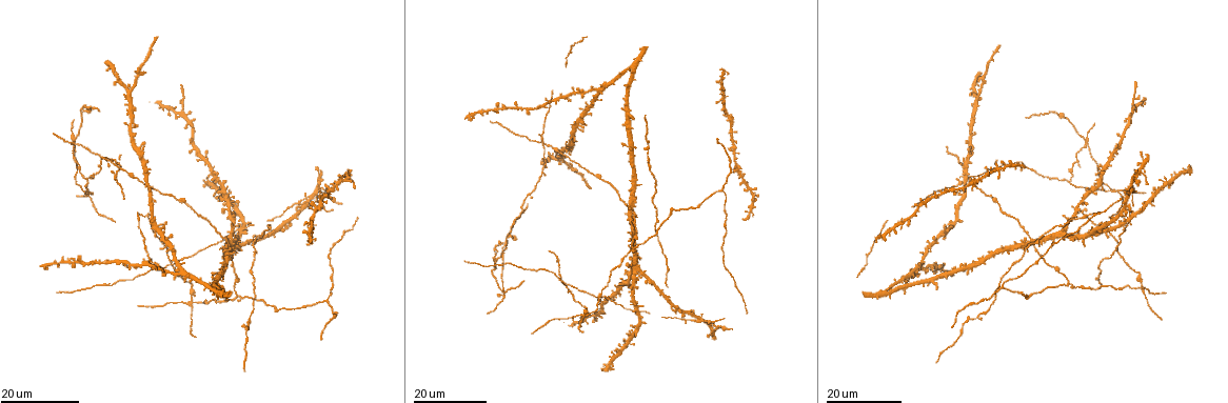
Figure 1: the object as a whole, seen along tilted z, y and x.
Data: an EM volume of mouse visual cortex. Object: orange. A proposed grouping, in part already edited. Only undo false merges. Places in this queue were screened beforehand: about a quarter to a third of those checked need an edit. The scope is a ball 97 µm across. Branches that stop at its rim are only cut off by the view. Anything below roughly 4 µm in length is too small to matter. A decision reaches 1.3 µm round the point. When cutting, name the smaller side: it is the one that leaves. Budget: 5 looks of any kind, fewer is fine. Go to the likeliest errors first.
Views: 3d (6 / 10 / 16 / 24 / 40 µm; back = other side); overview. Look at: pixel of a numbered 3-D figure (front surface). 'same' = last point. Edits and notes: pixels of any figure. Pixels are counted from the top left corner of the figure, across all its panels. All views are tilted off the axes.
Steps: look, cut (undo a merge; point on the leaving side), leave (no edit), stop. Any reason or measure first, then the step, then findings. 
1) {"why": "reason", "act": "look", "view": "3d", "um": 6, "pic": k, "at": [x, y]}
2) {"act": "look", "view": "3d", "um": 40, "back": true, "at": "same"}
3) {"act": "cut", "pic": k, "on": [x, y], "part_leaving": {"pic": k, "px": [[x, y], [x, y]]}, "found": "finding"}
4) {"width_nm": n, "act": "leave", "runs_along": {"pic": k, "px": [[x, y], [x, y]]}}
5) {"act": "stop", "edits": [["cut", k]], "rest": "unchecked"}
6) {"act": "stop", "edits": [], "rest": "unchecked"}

{"why": "small branch off a trunk", "act": "look", "view": "3d", "um": 16, "pic": 1, "at": [118, 168]}

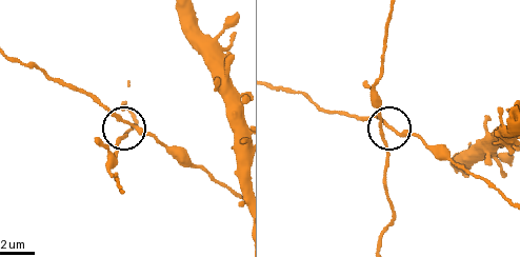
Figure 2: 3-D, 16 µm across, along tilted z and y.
{"act": "look", "view": "3d", "um": 6, "pic": 2, "at": [389, 125]}

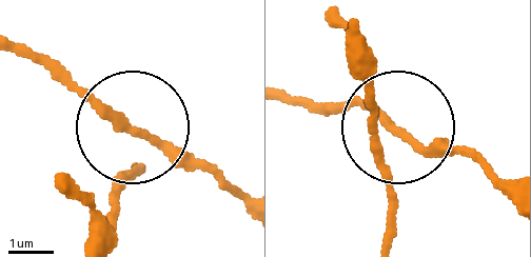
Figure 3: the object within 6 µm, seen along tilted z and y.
{"side_arm_um": 22, "arms": 4, "act": "leave", "found": "continuous, no second neuron"}

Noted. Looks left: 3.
{"why": "looks like a crossing", "act": "look", "view": "3d", "um": 24, "pic": 1, "at": [1068, 281]}

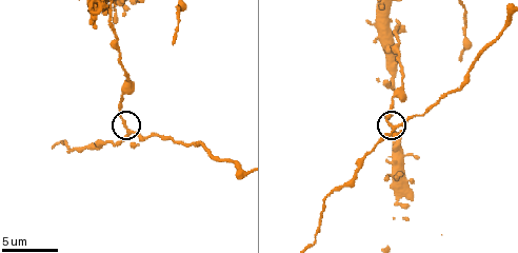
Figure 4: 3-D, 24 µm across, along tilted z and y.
{"act": "look", "view": "3d", "um": 10, "pic": 4, "at": [131, 132]}

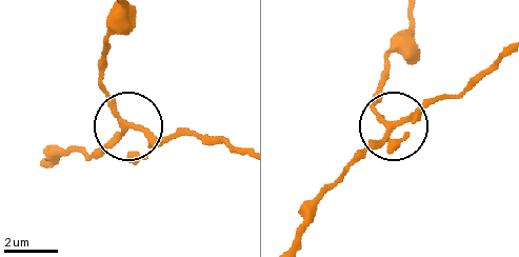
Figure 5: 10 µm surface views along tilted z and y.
{"width_nm": 190, "act": "leave", "runs_along": {"pic": 5, "px": [[121, 17], [101, 76], [126, 122], [90, 159]]}, "found": "all the same neuron"}

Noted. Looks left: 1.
{"act": "stop", "edits": [], "rest": "unchecked"}

